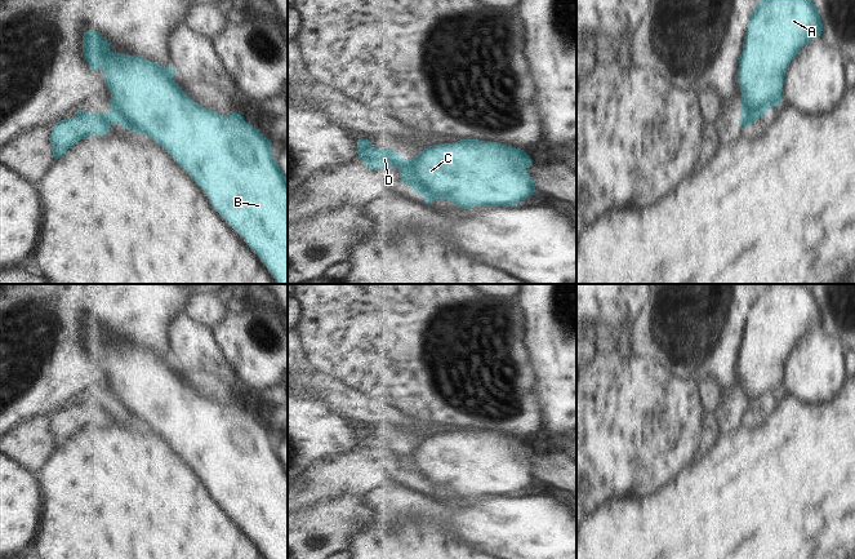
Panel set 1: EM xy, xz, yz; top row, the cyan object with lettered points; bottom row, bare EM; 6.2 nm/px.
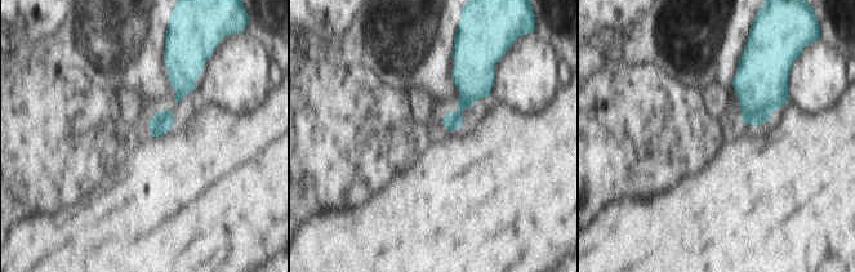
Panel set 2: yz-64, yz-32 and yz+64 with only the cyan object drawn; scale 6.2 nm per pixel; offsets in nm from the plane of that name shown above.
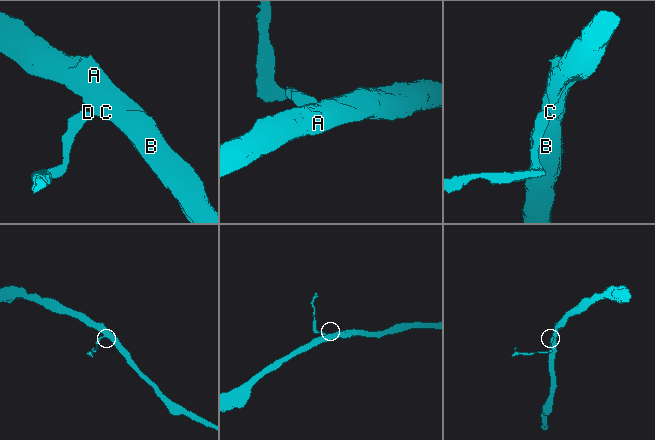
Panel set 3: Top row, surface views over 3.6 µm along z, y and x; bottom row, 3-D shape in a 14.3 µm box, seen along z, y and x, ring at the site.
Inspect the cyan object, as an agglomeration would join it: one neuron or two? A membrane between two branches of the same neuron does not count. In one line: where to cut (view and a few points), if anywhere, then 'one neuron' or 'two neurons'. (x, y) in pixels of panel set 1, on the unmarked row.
cut xy (108, 403), (114, 411); two neurons

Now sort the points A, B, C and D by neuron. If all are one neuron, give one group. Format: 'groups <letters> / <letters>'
groups A B C / D

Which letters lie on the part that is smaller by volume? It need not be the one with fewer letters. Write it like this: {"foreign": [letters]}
{"foreign": ["D"]}

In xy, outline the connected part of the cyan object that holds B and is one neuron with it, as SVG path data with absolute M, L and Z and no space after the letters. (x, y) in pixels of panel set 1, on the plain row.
M97 320L83 324L83 345L92 360L101 358L111 381L110 404L124 418L144 423L164 436L205 480L214 498L245 529L268 559L288 559L288 469L271 443L271 431L240 403L221 404L195 392L173 369L174 355L166 358L137 345L113 342Z

